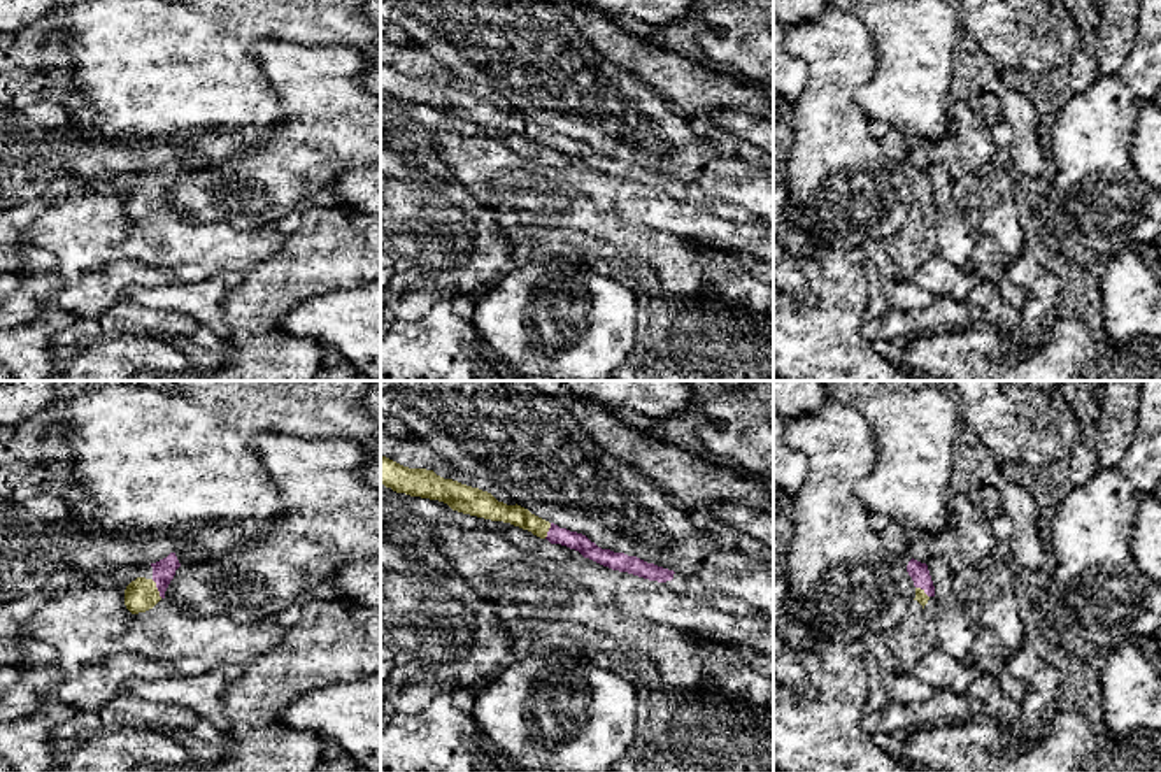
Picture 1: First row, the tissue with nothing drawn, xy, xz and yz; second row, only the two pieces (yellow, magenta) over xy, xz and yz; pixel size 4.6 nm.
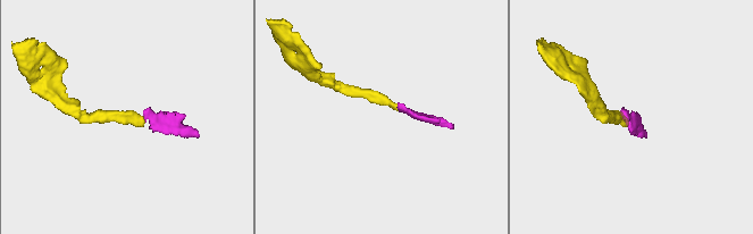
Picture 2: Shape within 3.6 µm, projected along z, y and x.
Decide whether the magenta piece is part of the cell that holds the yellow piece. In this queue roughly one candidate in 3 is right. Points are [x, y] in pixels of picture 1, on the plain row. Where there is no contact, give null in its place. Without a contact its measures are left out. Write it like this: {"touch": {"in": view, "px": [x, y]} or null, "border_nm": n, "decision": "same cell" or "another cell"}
{"touch": {"in": "xy", "px": [156, 195]}, "border_nm": 100, "decision": "same cell"}

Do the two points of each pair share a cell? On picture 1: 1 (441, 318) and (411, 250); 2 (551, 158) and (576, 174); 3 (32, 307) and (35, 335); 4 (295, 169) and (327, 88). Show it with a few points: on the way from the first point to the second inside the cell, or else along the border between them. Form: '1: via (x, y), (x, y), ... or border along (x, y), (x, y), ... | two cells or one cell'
1: border along (449, 297), (435, 302), (416, 318), (398, 320) | two cells
2: via (556, 158), (570, 169) | one cell
3: border along (44, 306), (32, 320), (18, 327) | two cells
4: via (306, 150), (327, 128), (327, 107) | one cell

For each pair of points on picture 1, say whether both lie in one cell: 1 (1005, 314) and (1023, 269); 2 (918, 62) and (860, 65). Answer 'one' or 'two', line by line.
1: two
2: two

